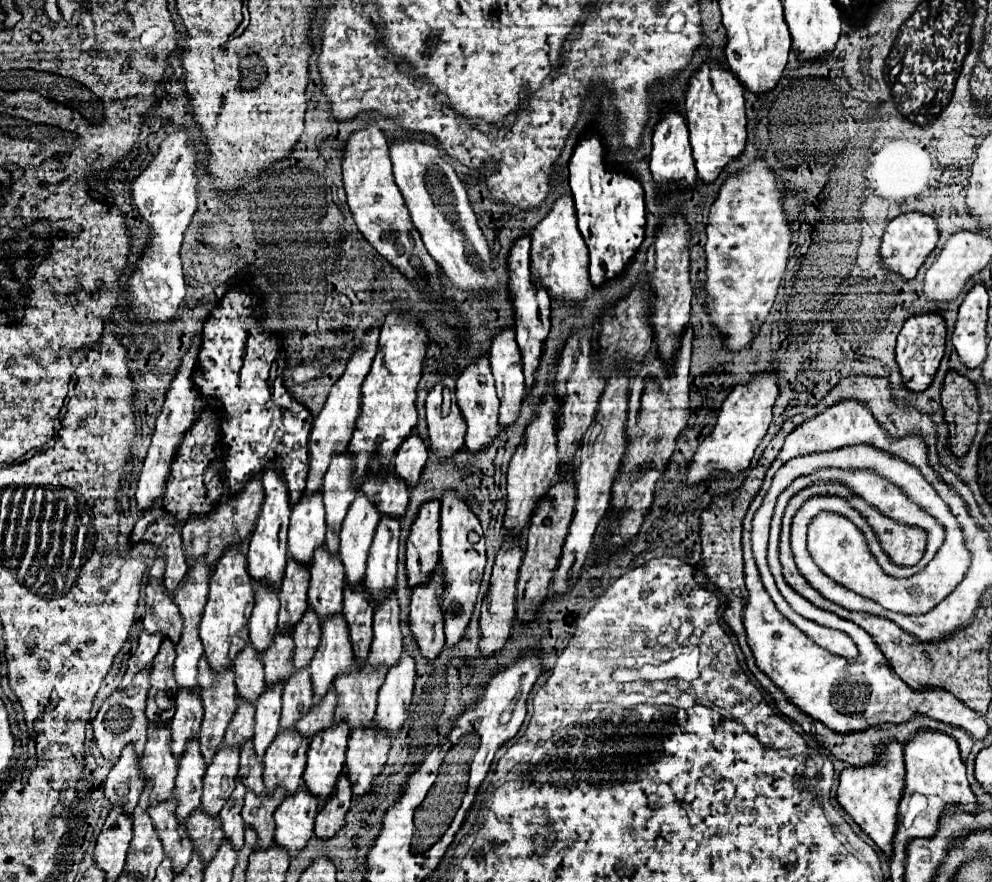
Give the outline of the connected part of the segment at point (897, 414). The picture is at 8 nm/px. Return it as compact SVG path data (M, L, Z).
M855 374L855 376L847 376L847 378L843 378L817 406L813 406L811 410L805 410L803 414L797 414L797 416L793 416L793 418L789 418L783 426L781 426L781 430L777 432L777 436L769 442L769 446L767 446L767 450L763 452L763 458L765 458L765 462L767 462L767 468L771 466L771 462L777 458L777 454L779 454L779 450L781 450L781 446L783 446L783 440L785 440L785 436L799 424L799 422L805 422L805 420L809 420L811 416L815 416L815 414L819 414L819 412L823 412L825 408L829 408L831 404L835 404L835 402L839 402L841 398L855 398L855 400L863 400L867 406L869 406L869 410L875 414L875 418L883 424L883 428L887 428L887 432L891 432L891 436L907 436L907 432L923 432L923 436L927 436L927 446L929 446L929 456L931 456L931 466L935 468L935 472L939 472L941 476L943 476L943 480L947 480L953 488L959 488L959 476L955 474L955 472L951 472L947 466L943 466L941 464L941 460L939 460L939 452L937 452L937 434L935 434L935 422L931 420L931 416L929 414L925 414L925 412L919 412L917 408L913 408L913 406L909 406L909 404L905 404L905 402L897 402L897 400L893 400L893 394L891 394L891 384L889 384L889 380L887 378L881 378L881 376L865 376L865 374Z

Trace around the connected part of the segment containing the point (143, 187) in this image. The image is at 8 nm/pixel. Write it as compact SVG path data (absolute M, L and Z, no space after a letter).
M185 126L175 128L159 146L159 152L145 168L145 172L133 182L133 202L139 214L149 222L153 238L149 248L143 252L143 260L137 266L137 272L129 280L129 306L131 316L137 322L163 322L173 318L175 310L185 298L185 280L179 260L179 248L183 232L189 226L193 214L197 212L197 166L199 150L189 140L189 130Z

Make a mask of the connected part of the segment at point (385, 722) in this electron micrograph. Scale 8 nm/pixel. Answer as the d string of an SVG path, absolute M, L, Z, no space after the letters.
M409 650L403 652L399 662L389 668L383 686L379 688L379 706L375 712L375 726L389 730L391 736L403 726L413 694L415 660Z

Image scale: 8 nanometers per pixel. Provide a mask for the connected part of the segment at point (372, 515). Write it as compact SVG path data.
M359 492L357 498L351 502L349 512L341 526L339 556L343 560L349 584L357 584L365 576L367 552L377 524L379 524L379 510L363 492Z

